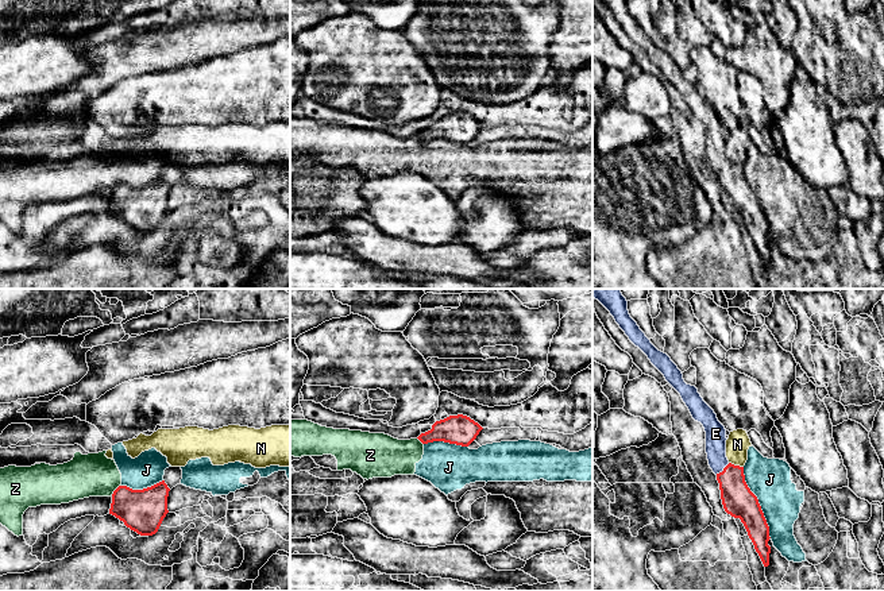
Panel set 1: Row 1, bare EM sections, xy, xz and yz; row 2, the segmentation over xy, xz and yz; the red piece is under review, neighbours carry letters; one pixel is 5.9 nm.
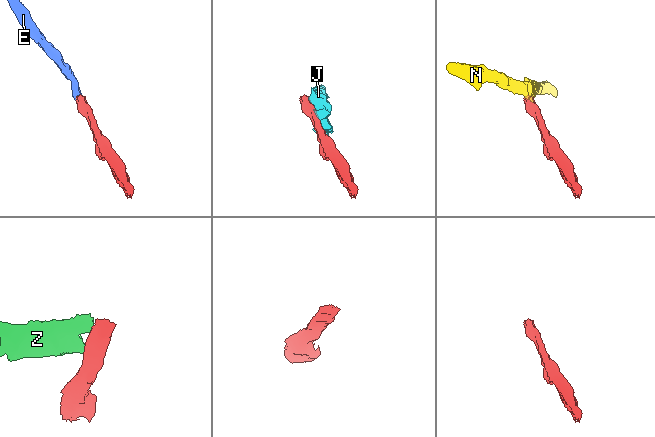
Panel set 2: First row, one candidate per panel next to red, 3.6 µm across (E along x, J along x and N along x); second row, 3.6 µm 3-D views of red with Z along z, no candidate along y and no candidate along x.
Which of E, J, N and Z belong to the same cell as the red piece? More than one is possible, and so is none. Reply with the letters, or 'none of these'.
E

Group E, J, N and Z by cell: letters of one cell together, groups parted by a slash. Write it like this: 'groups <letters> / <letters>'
groups E / J Z / N

